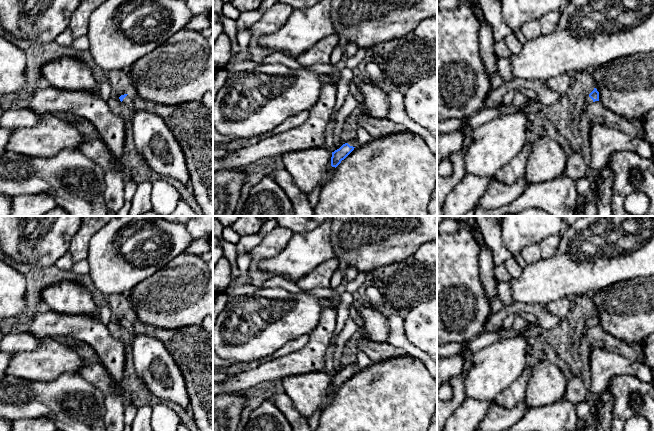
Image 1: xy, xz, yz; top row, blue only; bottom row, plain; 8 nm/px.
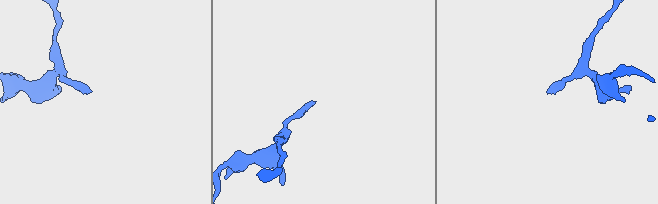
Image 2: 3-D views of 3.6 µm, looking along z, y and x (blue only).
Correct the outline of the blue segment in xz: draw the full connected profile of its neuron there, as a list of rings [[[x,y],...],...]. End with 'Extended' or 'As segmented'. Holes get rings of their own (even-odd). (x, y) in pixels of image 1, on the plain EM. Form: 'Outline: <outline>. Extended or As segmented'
Outline: [[[351,364],[348,367],[343,368],[339,373],[332,376],[331,390],[337,391],[342,384],[344,384],[357,370],[356,364]]]. Extended

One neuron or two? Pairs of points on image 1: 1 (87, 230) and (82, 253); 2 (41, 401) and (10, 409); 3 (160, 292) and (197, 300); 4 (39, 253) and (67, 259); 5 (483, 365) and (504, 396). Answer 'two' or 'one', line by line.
1: one
2: one
3: one
4: two
5: two

